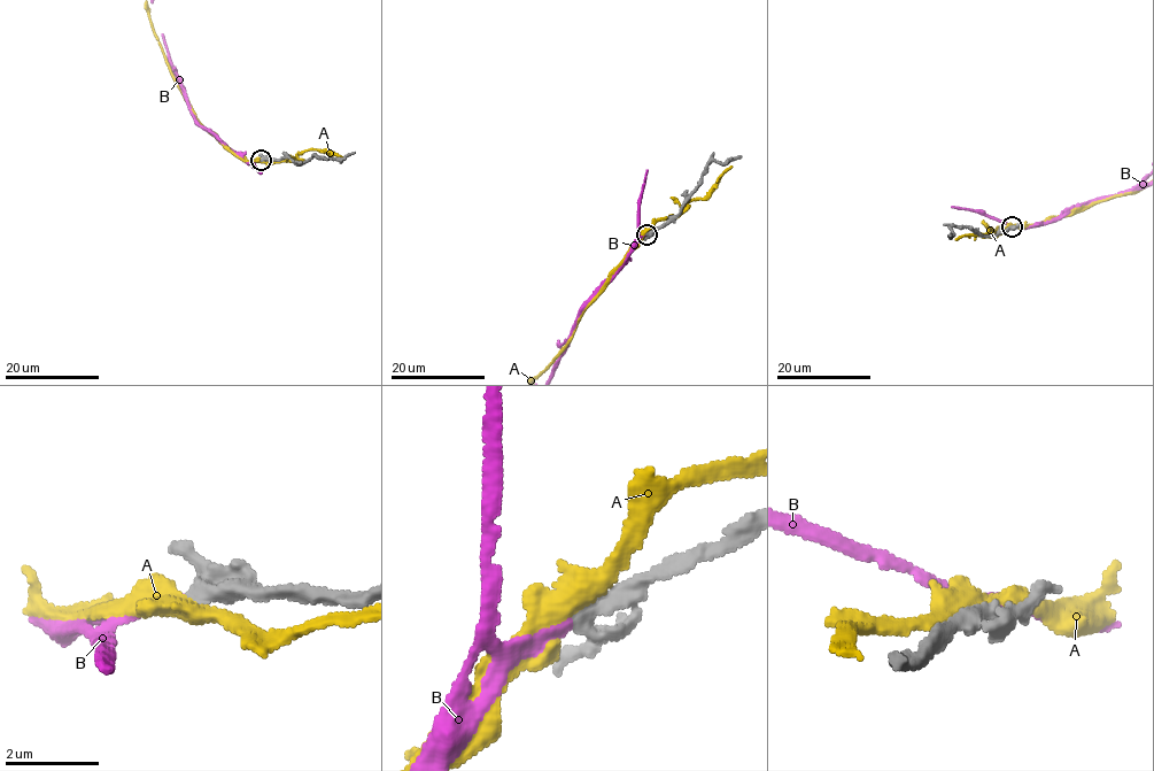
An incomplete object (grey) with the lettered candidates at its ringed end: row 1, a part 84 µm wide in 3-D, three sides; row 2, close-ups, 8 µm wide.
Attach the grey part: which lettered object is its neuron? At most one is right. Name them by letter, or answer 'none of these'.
B

